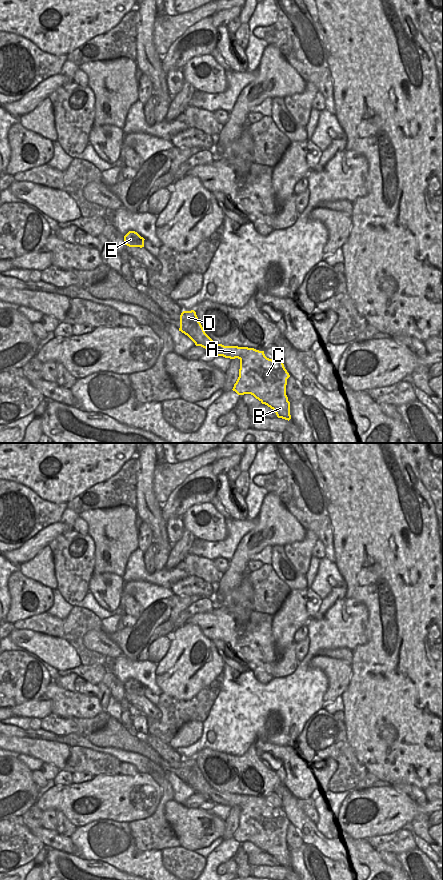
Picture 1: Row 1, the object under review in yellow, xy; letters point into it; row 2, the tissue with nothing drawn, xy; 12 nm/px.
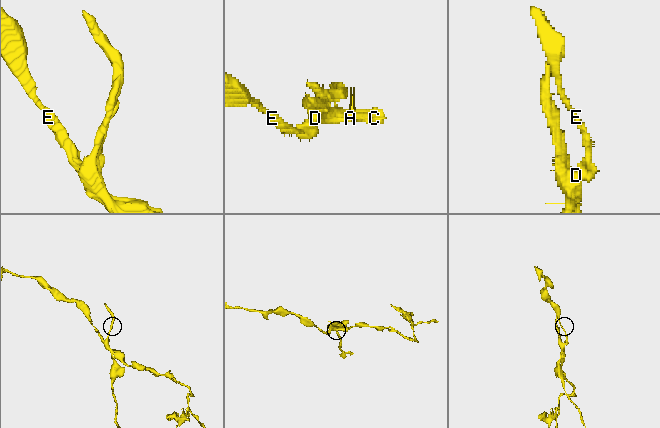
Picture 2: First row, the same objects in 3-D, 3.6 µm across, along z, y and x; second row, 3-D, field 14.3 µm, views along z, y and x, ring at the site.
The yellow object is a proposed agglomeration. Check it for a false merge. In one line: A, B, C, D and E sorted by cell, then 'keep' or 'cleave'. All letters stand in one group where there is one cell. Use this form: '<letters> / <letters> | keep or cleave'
A B C E / D | cleave

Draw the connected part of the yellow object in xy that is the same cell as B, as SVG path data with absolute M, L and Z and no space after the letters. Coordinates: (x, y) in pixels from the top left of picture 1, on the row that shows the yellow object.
M200 322L196 324L191 323L187 333L194 343L207 347L211 354L230 359L238 358L240 360L239 377L234 384L233 391L238 395L251 394L262 404L273 409L278 418L288 421L291 419L290 402L286 395L287 379L290 375L281 360L269 359L265 356L264 351L254 348L218 344L205 333Z

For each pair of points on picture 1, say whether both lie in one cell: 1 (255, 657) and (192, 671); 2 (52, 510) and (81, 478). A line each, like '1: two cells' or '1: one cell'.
1: two cells
2: two cells

